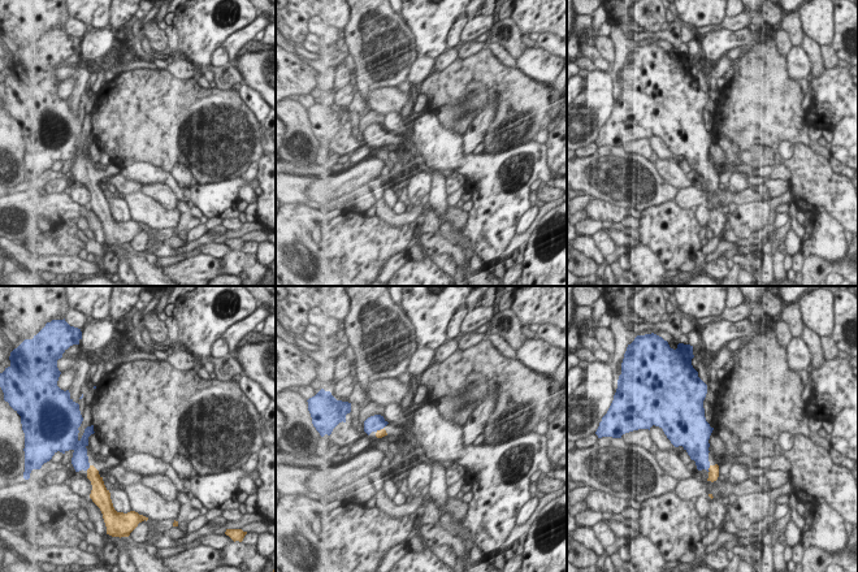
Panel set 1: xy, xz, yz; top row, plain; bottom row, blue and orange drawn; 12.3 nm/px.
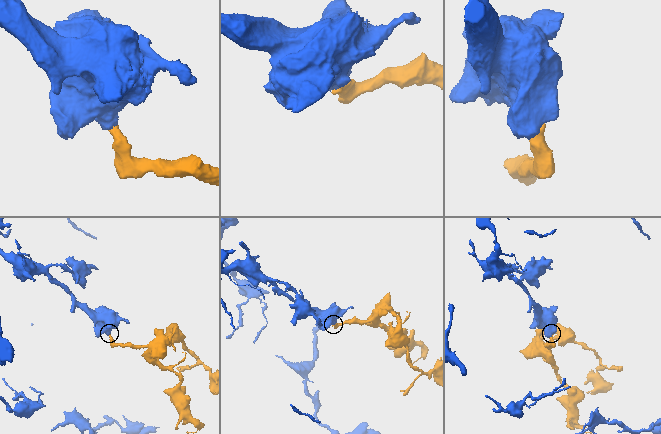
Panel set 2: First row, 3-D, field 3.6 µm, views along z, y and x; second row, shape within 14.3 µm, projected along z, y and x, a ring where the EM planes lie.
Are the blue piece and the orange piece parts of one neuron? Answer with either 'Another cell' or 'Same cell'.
Same cell.

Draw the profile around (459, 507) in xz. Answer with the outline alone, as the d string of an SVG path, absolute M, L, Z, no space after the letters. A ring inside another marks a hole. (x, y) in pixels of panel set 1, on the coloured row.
M450 498L445 511L454 512L456 519L463 520L467 517L469 508L469 503L465 503L463 499Z

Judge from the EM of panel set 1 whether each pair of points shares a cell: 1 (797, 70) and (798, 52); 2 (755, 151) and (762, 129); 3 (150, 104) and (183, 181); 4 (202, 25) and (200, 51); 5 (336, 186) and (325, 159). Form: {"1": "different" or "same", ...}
{"1": "same", "2": "different", "3": "different", "4": "same", "5": "different"}

